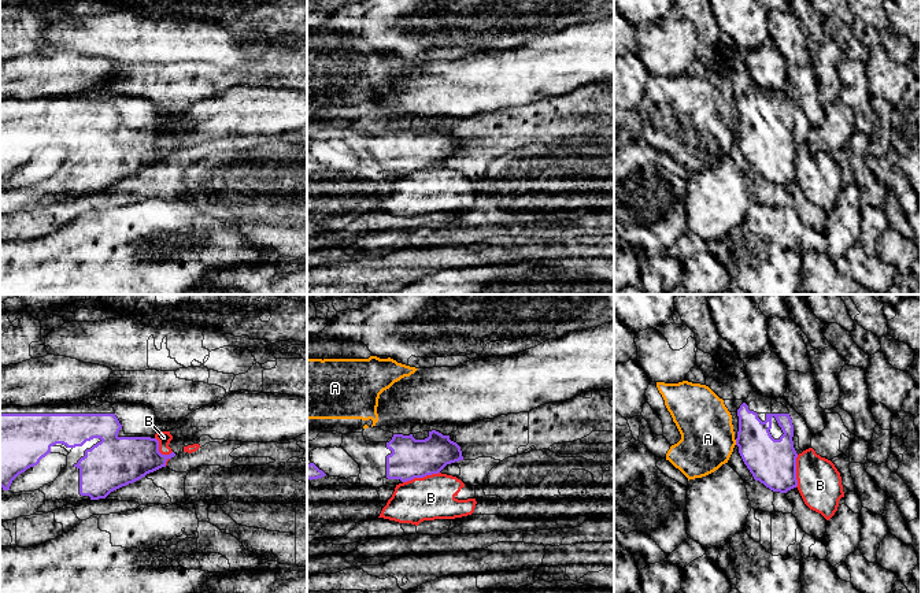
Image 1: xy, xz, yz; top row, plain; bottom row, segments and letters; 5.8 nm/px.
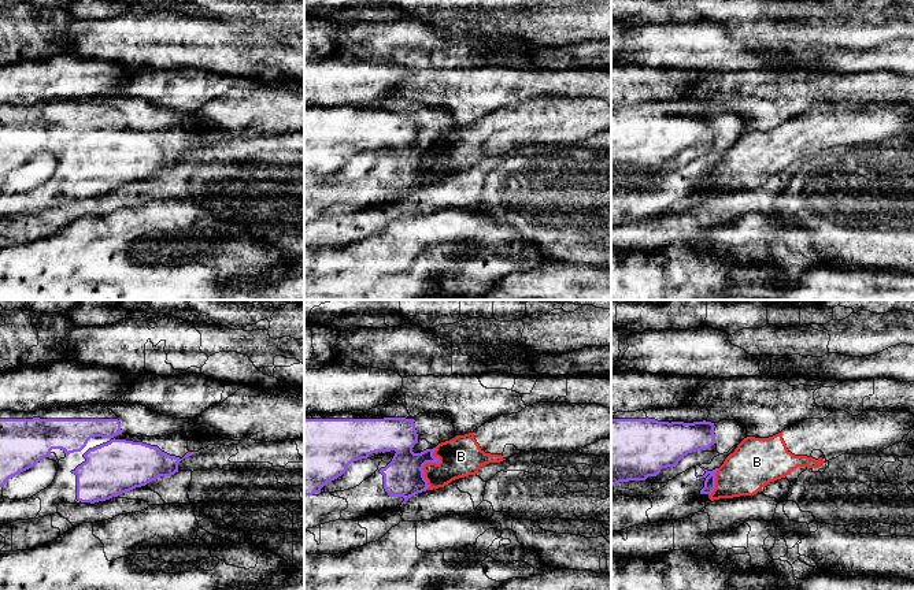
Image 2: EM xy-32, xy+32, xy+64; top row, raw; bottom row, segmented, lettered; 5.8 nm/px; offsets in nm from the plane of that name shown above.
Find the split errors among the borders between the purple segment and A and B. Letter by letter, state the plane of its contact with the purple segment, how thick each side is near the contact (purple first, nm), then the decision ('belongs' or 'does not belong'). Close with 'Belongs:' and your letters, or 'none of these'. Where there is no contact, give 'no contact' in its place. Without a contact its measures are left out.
A: meets purple in yz; 280 nm thick on the purple side, 320 nm on the other; does not belong
B: meets purple in xz; 240 nm thick on the purple side, 260 nm on the other; does not belong
Belongs: none of these

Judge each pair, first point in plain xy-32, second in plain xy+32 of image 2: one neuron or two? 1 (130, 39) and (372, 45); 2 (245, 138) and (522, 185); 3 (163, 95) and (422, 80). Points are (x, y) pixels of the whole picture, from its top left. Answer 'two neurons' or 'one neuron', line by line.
1: one neuron
2: one neuron
3: one neuron

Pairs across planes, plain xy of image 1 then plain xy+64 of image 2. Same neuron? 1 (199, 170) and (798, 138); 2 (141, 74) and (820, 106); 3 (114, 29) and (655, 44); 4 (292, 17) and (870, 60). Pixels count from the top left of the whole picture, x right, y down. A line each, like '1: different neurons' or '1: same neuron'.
1: different neurons
2: same neuron
3: same neuron
4: different neurons

